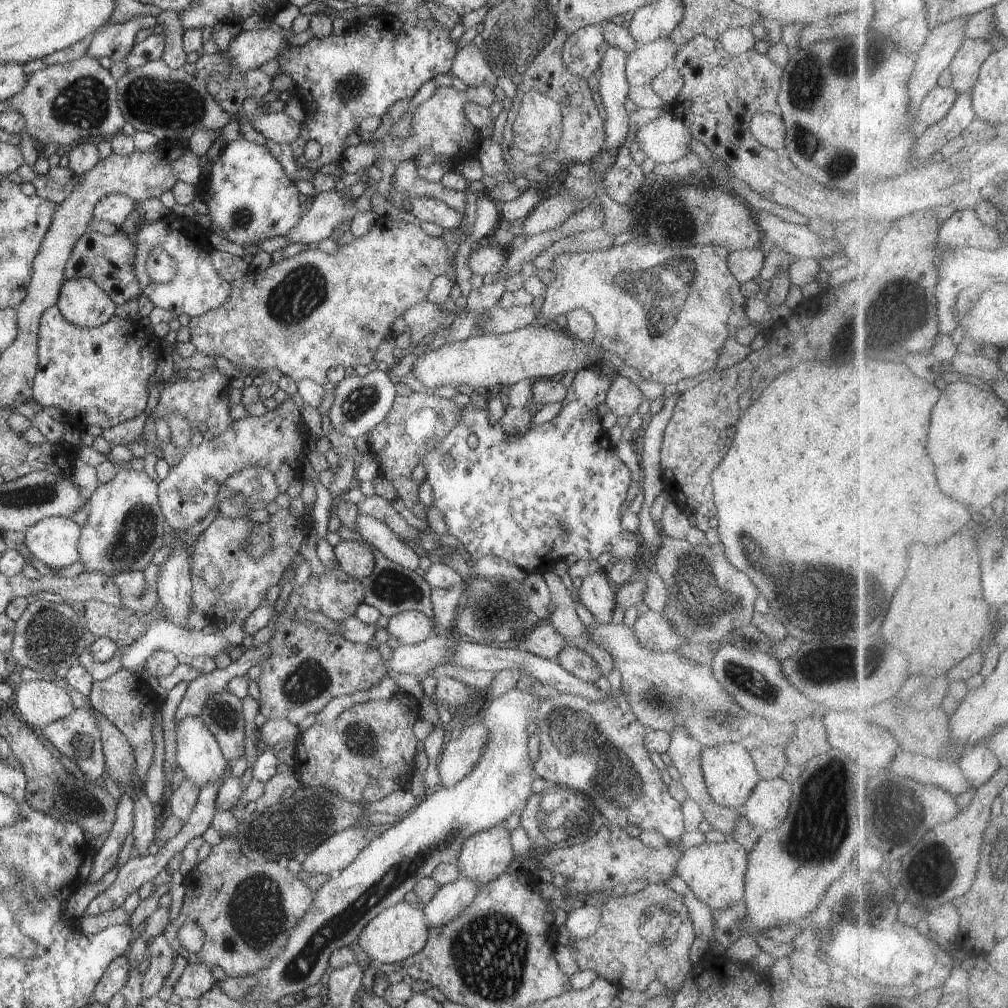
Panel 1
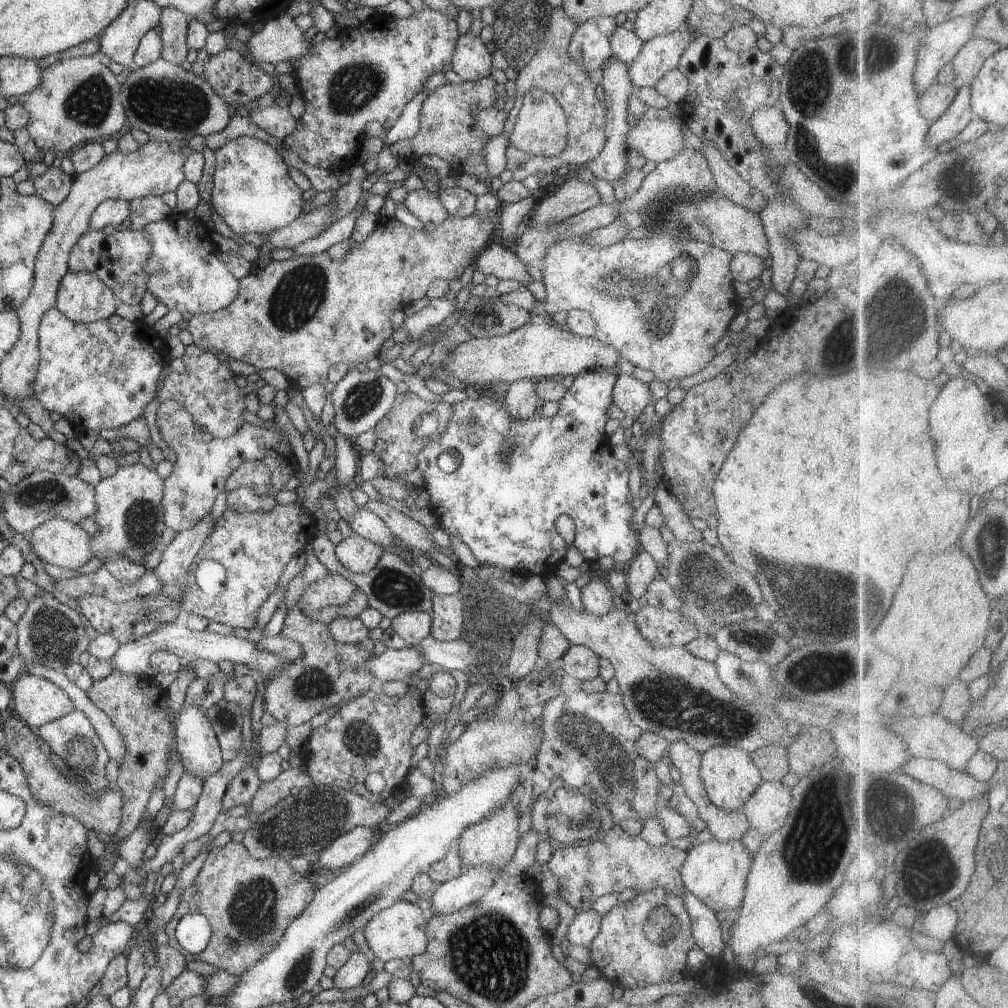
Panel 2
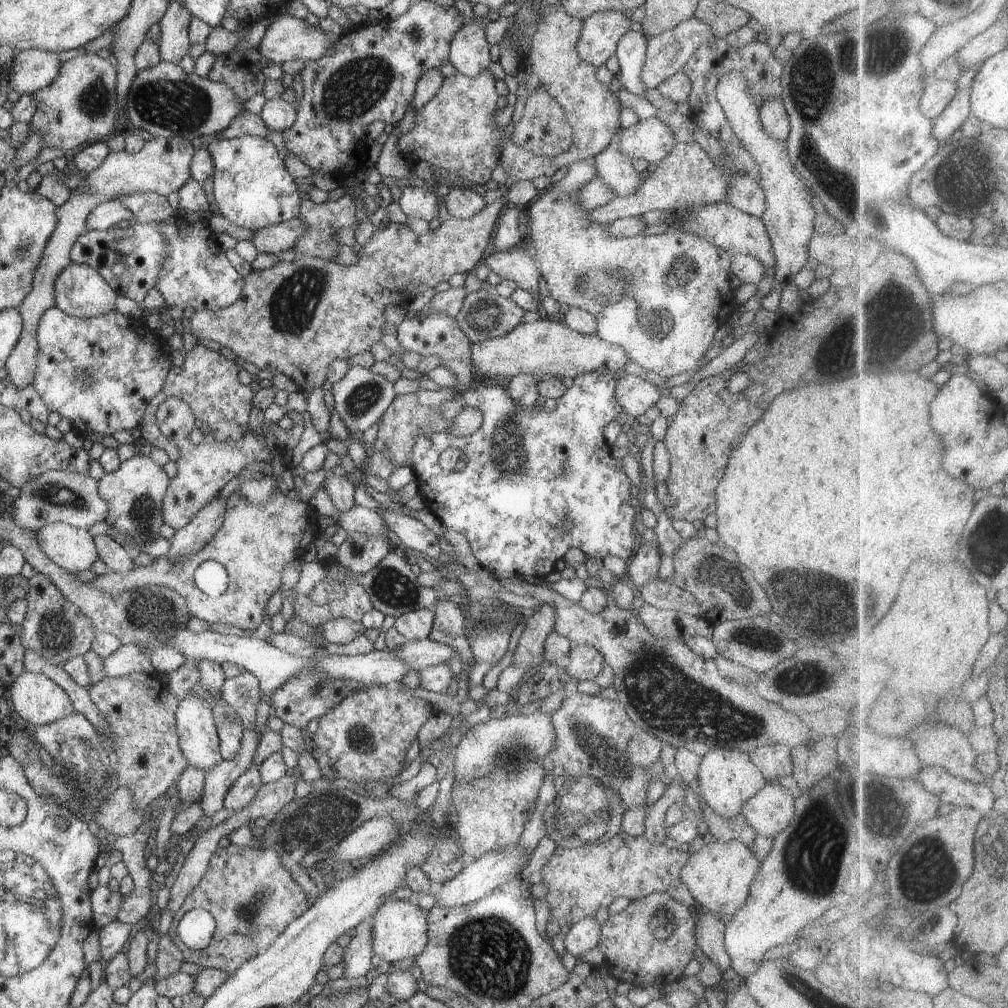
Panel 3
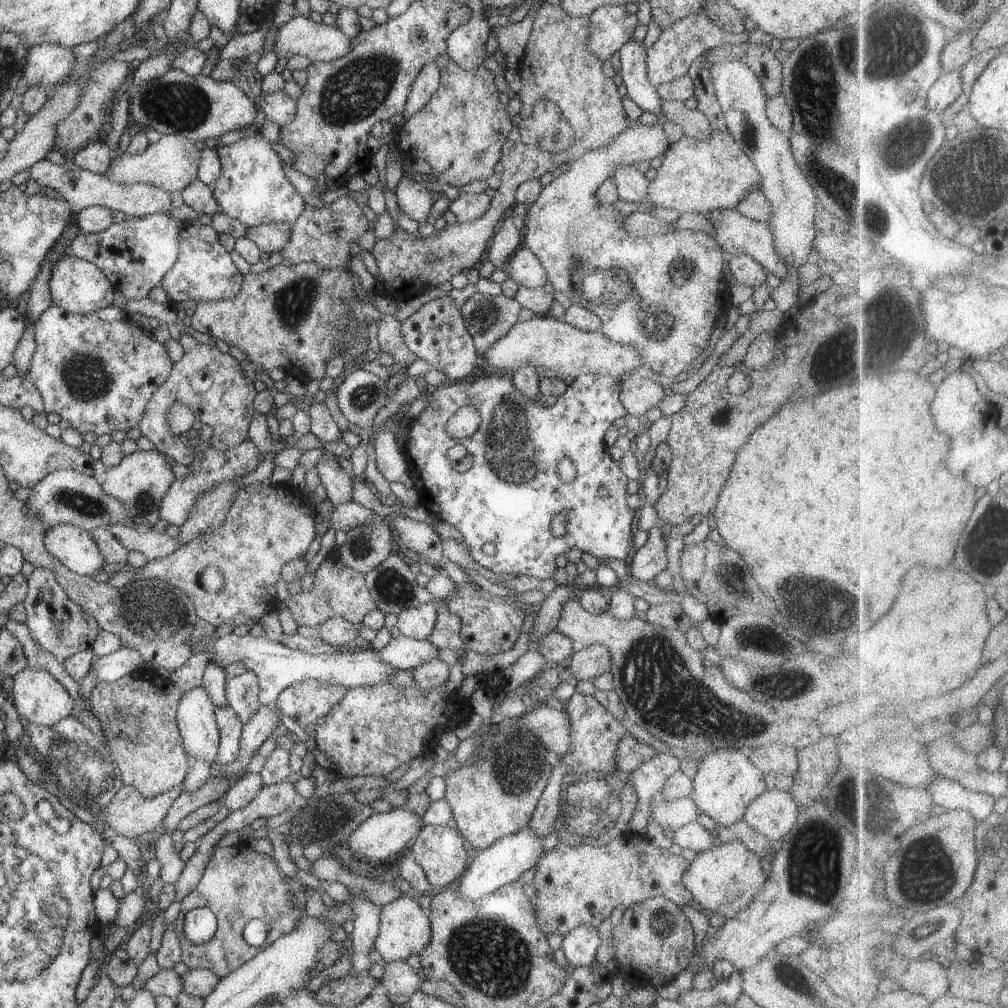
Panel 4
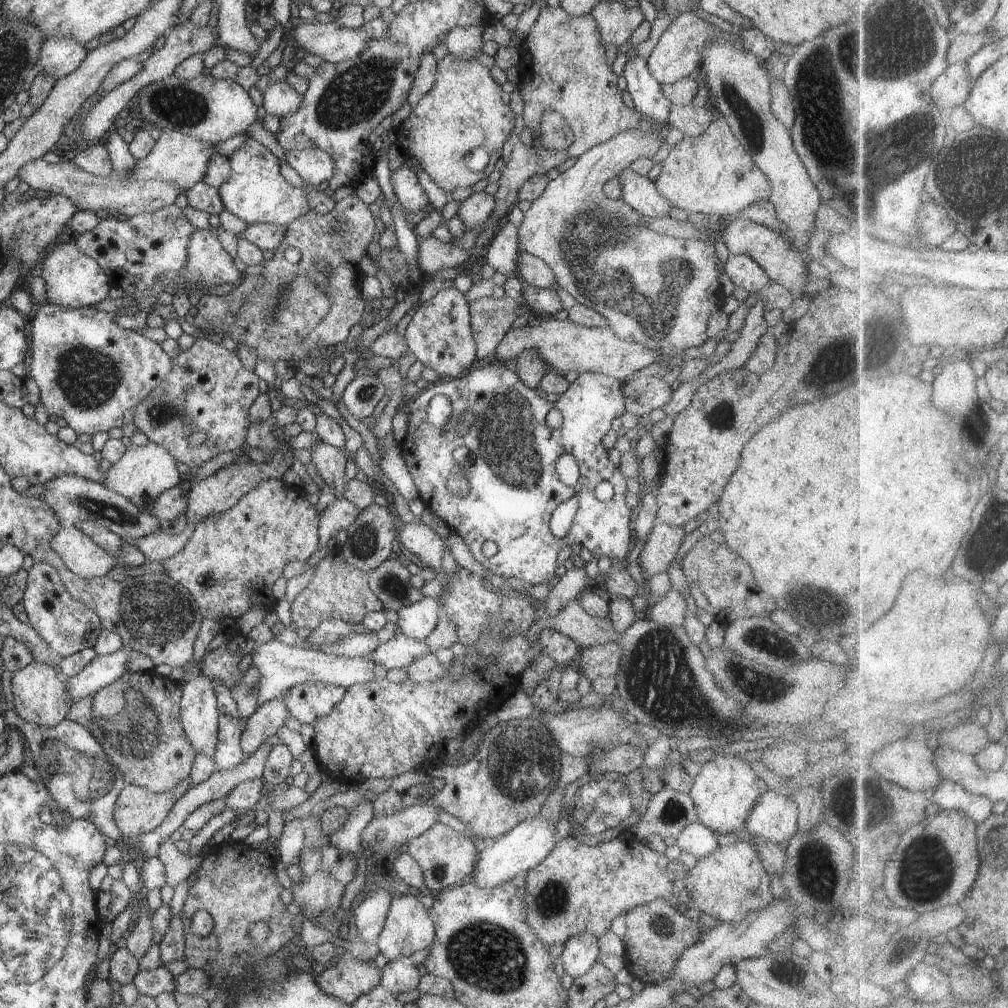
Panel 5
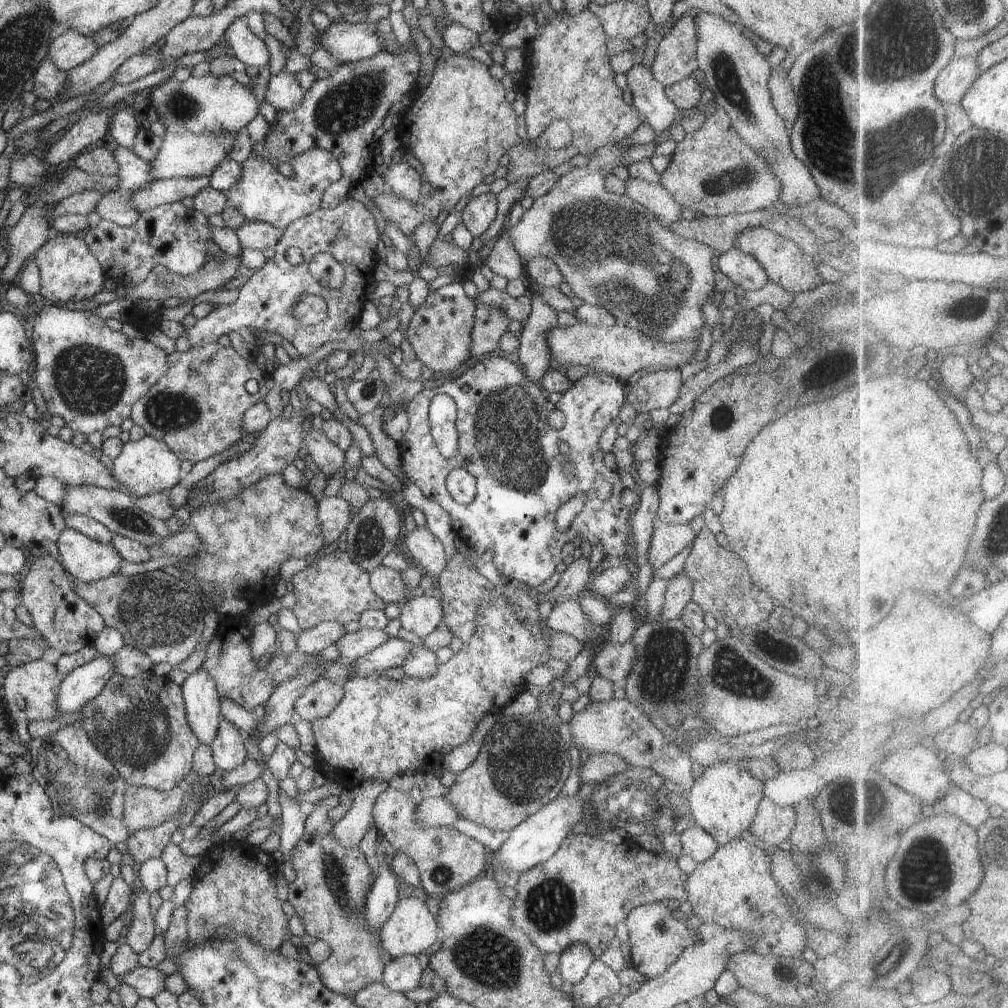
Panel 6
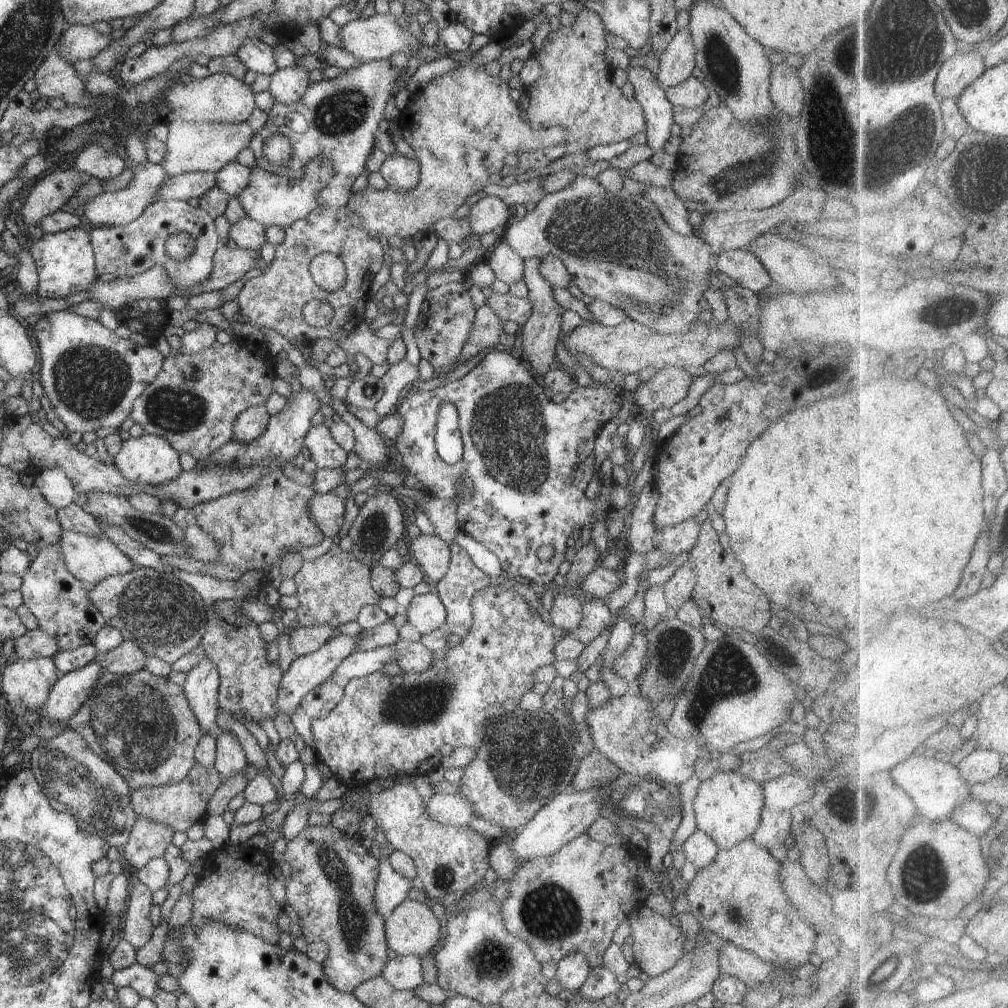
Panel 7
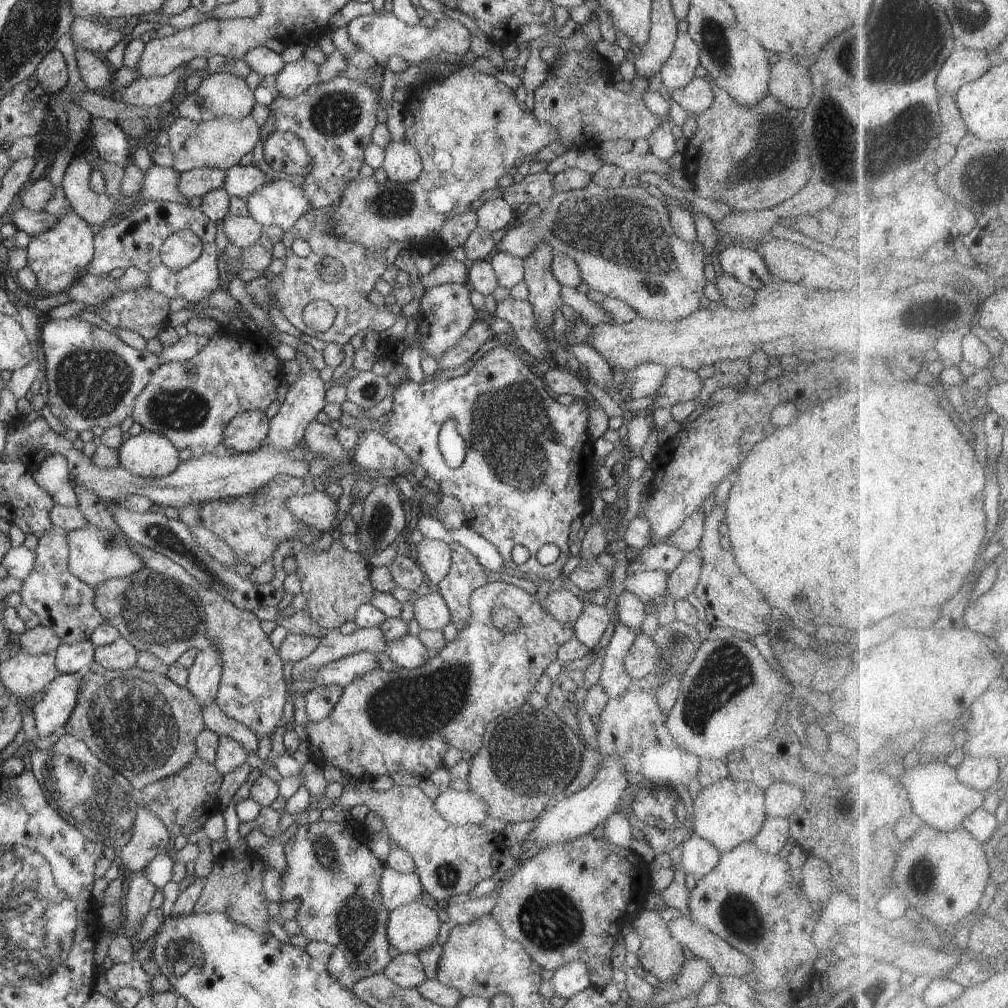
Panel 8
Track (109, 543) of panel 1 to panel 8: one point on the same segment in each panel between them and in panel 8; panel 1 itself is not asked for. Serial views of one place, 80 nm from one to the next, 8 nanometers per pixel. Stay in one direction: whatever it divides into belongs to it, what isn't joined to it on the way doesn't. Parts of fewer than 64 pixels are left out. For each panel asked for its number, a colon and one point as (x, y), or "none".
2: (130, 518)
3: (135, 492)
4: (140, 481)
5: (144, 472)
6: (146, 467)
7: (151, 460)
8: (148, 454)

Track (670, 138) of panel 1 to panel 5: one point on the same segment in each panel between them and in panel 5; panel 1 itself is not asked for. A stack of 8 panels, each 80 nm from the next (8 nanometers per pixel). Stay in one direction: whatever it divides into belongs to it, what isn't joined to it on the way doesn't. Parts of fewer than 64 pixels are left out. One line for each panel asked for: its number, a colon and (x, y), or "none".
2: (661, 139)
3: (650, 140)
4: (668, 291)
5: (662, 290)

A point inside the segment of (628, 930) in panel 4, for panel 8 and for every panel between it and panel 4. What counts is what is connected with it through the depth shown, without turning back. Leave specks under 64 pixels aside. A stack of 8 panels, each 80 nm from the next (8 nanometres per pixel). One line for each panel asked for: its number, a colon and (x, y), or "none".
5: (657, 934)
6: (656, 939)
7: (658, 944)
8: (660, 954)

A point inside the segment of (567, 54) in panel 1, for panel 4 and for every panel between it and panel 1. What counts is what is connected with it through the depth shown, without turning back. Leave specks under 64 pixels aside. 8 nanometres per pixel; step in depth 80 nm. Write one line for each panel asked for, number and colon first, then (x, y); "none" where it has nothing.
2: (590, 46)
3: (599, 38)
4: (612, 26)

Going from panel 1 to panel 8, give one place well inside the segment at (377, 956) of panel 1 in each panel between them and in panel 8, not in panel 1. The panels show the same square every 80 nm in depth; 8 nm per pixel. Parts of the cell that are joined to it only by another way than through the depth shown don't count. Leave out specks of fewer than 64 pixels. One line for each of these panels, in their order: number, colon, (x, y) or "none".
2: (400, 931)
3: (400, 929)
4: (405, 930)
5: (408, 927)
6: (411, 928)
7: (412, 928)
8: (413, 927)

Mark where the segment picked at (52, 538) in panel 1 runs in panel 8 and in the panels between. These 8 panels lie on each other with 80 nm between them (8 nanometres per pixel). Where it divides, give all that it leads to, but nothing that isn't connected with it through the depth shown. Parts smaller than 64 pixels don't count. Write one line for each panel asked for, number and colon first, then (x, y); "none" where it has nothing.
2: (58, 542)
3: (73, 549)
4: (75, 548)
5: (81, 555)
6: (85, 559)
7: (88, 558)
8: (95, 555)

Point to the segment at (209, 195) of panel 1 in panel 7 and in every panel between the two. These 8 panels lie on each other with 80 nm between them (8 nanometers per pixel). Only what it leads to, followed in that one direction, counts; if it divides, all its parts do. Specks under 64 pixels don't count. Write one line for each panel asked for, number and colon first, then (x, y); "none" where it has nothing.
2: (253, 193)
3: (252, 188)
4: (252, 188)
5: (256, 192)
6: (262, 193)
7: (273, 200)

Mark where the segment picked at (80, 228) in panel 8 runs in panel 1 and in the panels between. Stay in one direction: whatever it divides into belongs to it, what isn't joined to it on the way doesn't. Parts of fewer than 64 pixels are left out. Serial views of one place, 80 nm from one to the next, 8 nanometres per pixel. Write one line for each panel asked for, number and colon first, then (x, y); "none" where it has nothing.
1: (84, 304)
2: (82, 297)
3: (79, 290)
4: (76, 286)
5: (73, 280)
6: (69, 271)
7: (65, 261)

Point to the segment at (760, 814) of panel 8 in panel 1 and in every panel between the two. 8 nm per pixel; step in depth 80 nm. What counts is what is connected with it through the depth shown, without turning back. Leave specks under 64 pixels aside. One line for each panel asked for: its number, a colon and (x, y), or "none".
1: (730, 774)
2: (730, 776)
3: (727, 778)
4: (727, 781)
5: (724, 791)
6: (724, 800)
7: (727, 806)

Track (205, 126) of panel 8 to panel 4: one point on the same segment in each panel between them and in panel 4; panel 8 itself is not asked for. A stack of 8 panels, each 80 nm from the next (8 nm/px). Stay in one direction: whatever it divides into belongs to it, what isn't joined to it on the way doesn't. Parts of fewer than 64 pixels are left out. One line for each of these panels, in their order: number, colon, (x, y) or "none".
4: (172, 163)
5: (179, 159)
6: (183, 155)
7: (206, 147)

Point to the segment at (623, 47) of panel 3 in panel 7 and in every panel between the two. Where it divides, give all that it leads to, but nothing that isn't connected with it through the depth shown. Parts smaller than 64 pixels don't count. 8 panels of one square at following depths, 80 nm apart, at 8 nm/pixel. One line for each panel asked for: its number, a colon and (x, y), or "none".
4: (633, 72)
5: (649, 100)
6: (649, 97)
7: (656, 106)

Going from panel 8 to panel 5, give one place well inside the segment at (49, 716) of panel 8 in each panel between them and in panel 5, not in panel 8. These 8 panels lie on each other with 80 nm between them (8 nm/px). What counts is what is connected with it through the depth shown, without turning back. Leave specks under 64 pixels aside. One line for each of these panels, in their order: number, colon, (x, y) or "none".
5: (102, 670)
6: (80, 686)
7: (70, 691)

